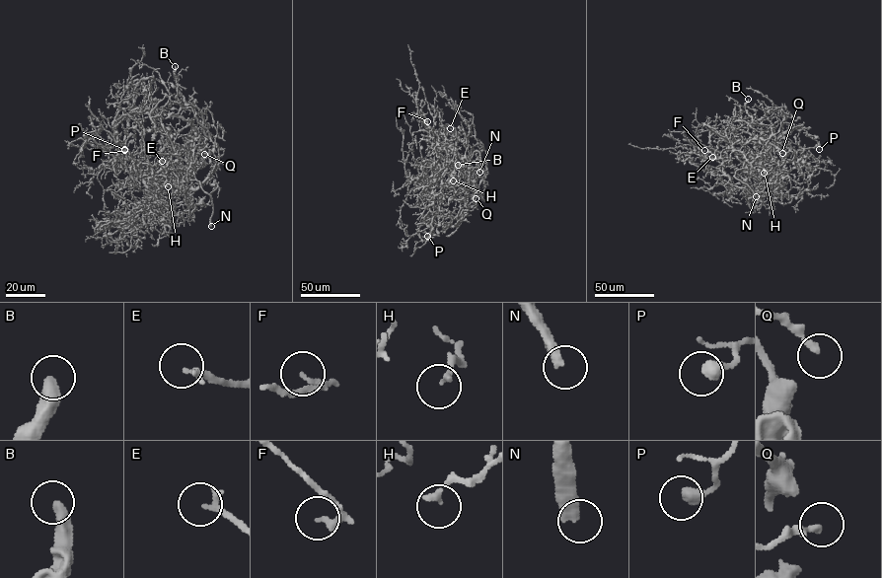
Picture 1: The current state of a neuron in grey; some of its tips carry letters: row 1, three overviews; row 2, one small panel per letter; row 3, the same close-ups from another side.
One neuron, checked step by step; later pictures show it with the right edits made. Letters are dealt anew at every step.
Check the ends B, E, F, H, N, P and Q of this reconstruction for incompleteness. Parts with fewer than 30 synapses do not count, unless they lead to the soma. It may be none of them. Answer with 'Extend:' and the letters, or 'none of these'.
Extend: E, N

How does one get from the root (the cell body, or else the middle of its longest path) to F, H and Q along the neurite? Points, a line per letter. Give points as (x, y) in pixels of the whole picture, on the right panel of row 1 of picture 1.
F: (746, 170), (738, 170), (717, 156), (706, 156), (699, 151), (704, 150)
H: (746, 170), (769, 171), (764, 173)
Q: (746, 170), (747, 172), (760, 168), (757, 159), (769, 139), (761, 139), (771, 142), (782, 153)

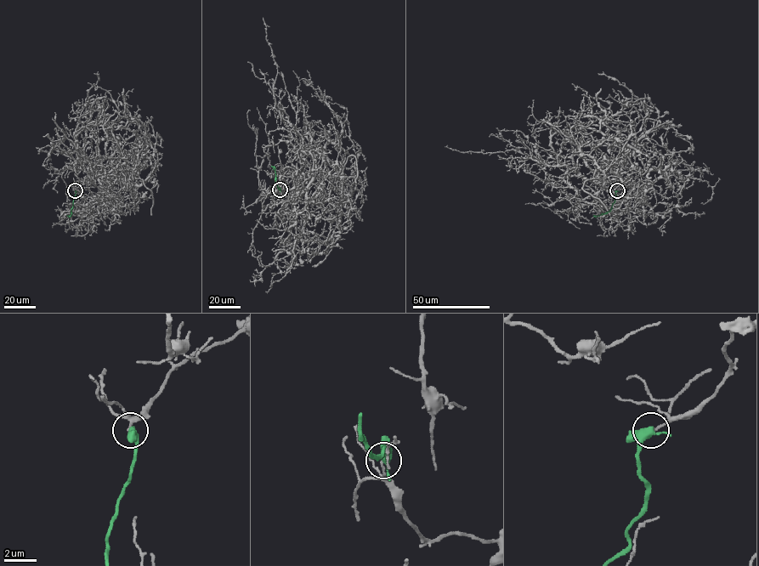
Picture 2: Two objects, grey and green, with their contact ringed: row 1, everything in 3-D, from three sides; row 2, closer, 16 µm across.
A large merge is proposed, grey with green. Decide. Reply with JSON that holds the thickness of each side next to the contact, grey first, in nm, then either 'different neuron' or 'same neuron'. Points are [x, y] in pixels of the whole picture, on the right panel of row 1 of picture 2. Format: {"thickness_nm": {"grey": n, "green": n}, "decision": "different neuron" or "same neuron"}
{"thickness_nm": {"grey": 140, "green": 320}, "decision": "different neuron"}

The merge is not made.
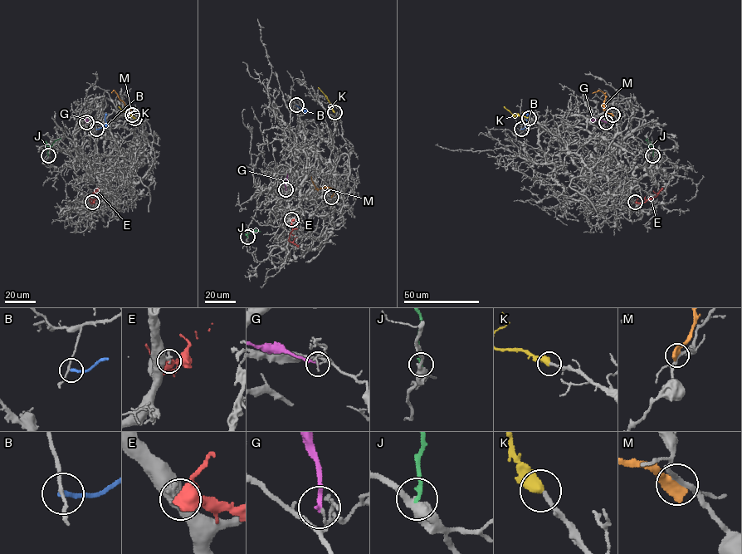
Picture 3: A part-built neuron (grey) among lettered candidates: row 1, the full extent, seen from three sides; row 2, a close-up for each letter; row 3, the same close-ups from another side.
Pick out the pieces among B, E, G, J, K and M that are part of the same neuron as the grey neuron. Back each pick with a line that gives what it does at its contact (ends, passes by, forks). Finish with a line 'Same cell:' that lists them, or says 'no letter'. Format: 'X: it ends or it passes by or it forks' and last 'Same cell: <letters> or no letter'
K: it ends
Same cell: K

